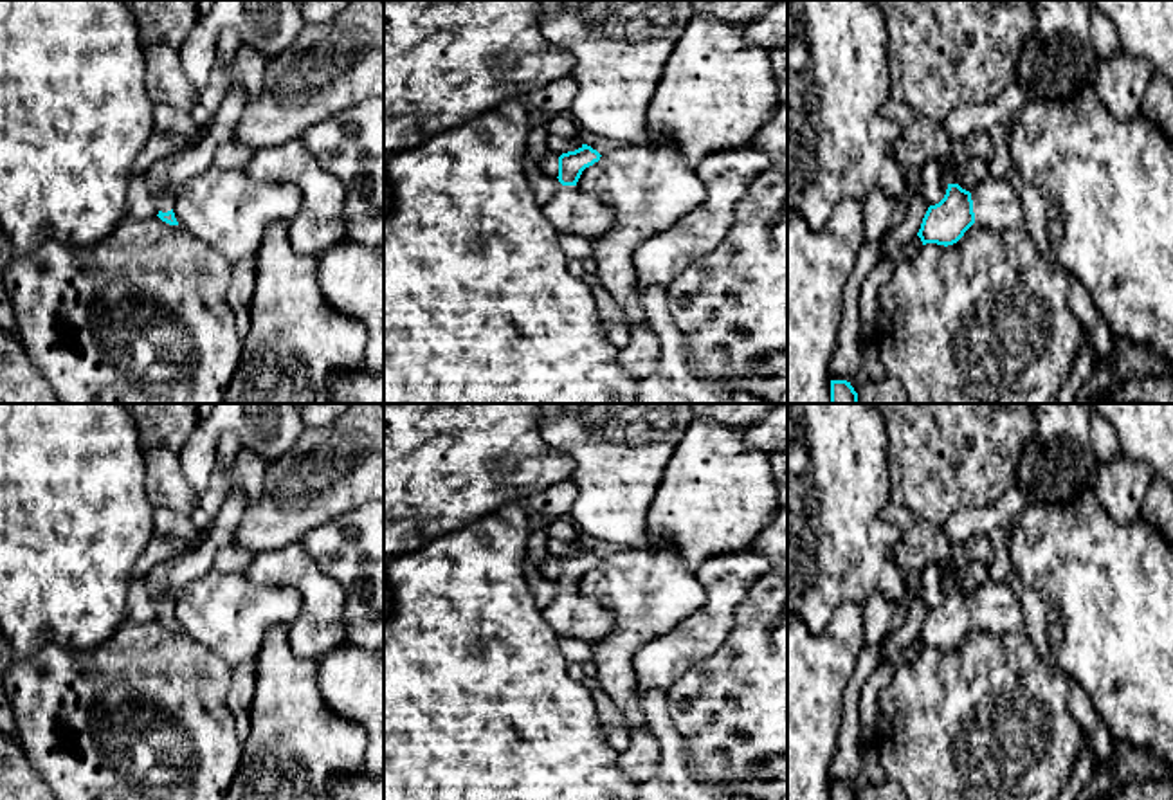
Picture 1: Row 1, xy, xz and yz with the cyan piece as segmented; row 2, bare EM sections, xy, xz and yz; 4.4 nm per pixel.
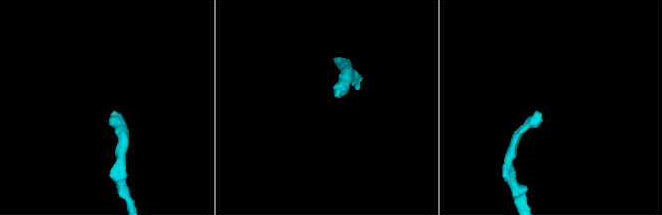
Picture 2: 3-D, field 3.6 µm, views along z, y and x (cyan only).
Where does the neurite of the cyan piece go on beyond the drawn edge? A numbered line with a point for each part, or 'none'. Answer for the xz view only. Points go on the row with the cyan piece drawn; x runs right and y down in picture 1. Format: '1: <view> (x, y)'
1: xz (572, 211)

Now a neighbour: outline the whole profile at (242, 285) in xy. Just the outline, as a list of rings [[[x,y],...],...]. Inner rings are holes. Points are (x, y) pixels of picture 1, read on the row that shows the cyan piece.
[[[243,258],[231,267],[229,305],[234,312],[234,326],[243,341],[250,326],[250,301],[256,288],[256,261]]]

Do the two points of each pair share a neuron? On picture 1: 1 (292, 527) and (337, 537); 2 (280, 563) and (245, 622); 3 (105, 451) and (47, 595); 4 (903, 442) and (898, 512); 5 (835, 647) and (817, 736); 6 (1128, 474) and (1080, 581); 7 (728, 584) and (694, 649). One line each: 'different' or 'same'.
1: different
2: different
3: same
4: different
5: same
6: different
7: same

